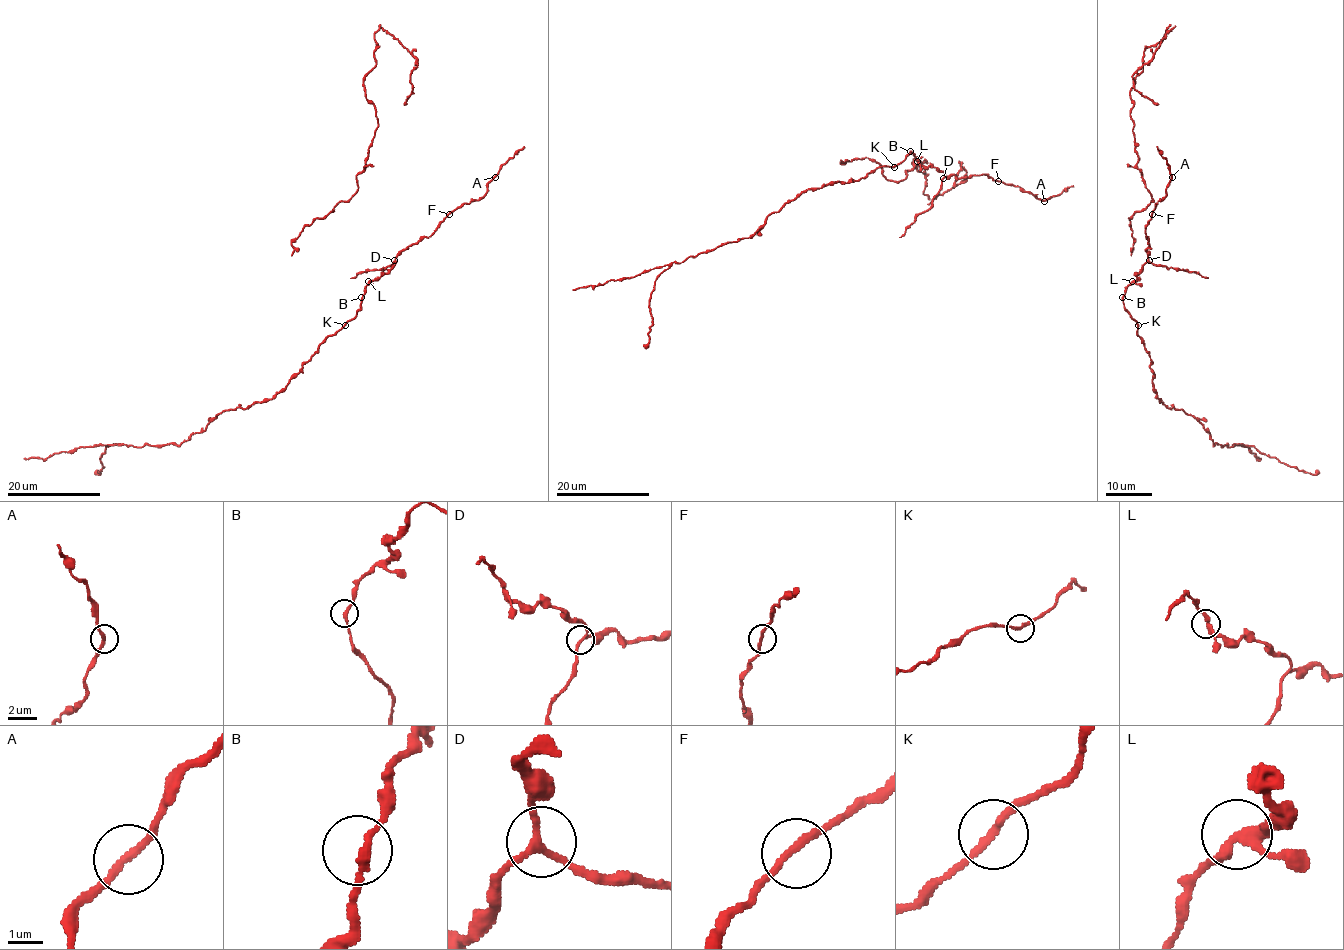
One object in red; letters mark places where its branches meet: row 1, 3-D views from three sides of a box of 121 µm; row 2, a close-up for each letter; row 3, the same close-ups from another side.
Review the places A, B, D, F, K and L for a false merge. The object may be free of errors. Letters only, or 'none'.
none

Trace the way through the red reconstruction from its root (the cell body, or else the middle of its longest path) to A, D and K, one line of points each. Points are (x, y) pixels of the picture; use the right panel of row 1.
A: (1132, 282), (1137, 280), (1147, 260), (1149, 239), (1145, 225), (1154, 206), (1166, 195), (1166, 186), (1172, 177)
D: (1132, 282), (1149, 260)
K: (1132, 282), (1125, 290), (1123, 303), (1138, 325)

